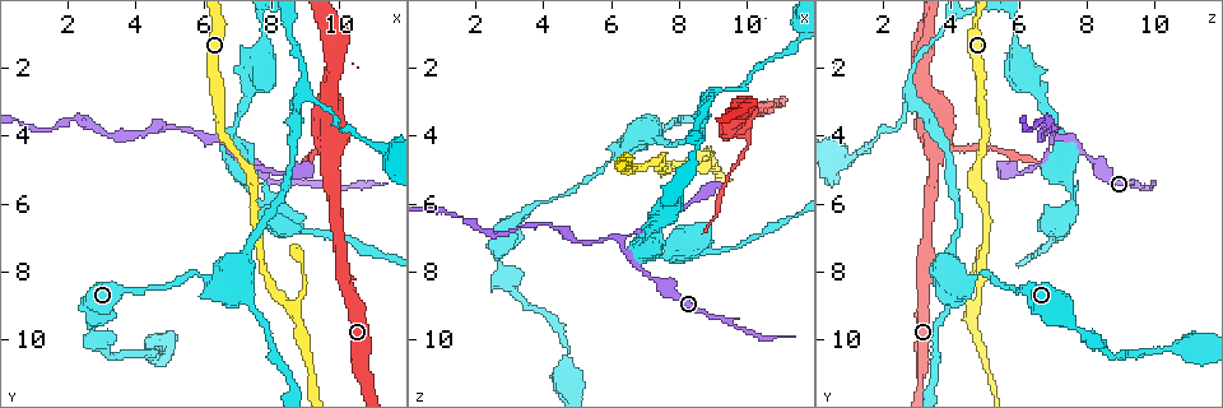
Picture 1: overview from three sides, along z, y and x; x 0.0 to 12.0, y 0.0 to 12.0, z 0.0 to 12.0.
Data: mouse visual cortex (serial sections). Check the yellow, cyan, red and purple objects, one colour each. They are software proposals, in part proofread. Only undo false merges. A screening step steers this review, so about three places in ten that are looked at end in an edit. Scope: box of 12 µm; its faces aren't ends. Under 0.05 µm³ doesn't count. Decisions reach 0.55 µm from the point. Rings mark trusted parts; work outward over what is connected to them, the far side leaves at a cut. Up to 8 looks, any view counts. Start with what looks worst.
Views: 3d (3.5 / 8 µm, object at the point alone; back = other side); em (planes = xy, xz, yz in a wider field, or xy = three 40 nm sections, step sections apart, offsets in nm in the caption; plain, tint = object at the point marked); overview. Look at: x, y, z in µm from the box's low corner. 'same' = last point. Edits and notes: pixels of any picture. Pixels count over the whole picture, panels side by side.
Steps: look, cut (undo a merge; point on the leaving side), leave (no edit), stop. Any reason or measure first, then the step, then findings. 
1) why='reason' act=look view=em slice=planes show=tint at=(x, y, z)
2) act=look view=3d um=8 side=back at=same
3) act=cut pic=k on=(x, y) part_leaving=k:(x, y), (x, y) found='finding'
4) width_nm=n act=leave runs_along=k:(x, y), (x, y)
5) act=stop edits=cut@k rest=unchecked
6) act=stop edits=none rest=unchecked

why='arms part here' act=look view=3d um=3.5 at=(8.8, 2.9, 2.8)

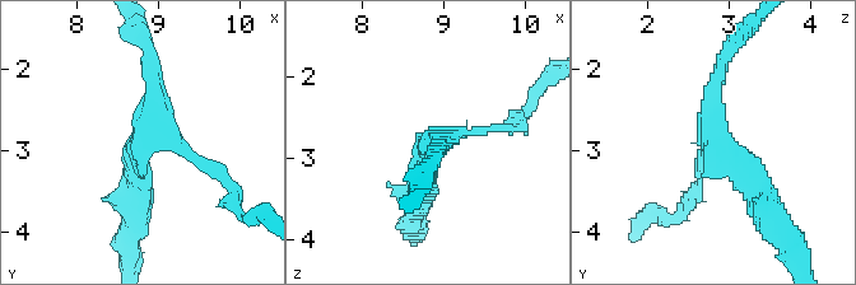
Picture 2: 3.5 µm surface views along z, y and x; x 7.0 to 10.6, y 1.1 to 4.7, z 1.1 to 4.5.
act=leave found='all the same cell'

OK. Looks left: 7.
why='sudden change in width' act=look view=3d um=3.5 at=(9.0, 6.8, 7.3)

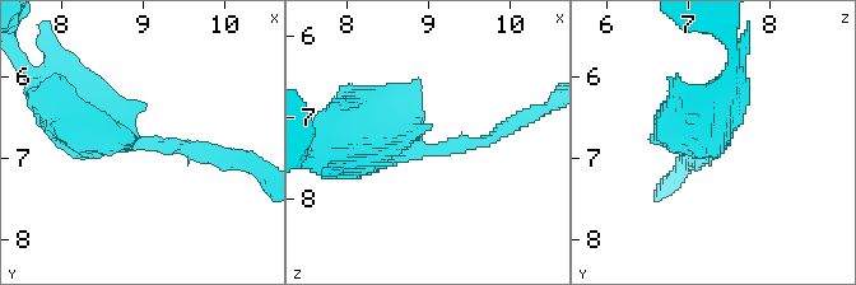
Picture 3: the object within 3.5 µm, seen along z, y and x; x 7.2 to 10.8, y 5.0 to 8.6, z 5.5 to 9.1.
arm_widths_nm=150,600 act=look view=em slice=planes show=tint at=(9.05, 6.85, 7.35)

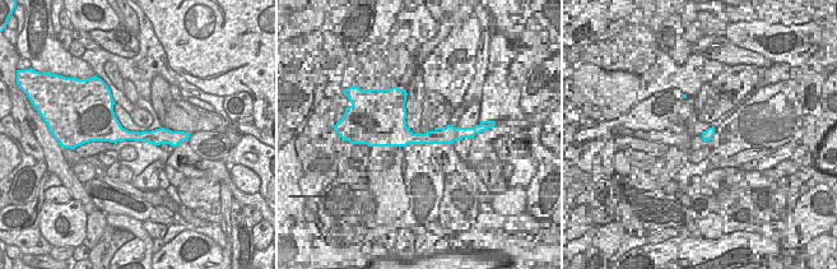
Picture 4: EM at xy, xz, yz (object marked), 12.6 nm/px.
width_nm=240 act=leave runs_along=3:(71, 113), (224, 160) found='one cell here'

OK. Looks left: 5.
why='a fork' act=look view=3d um=3.5 at=(6.2, 4.1, 7.1)

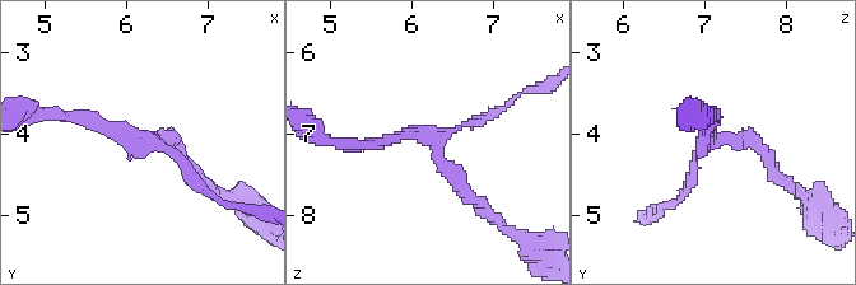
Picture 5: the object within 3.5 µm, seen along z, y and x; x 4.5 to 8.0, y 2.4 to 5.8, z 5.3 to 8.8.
arm_widths_nm=150,150,150 act=leave runs_along=5:(475, 201), (424, 135), (354, 145) found='one cell here'

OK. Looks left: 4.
act=stop edits=none rest=unchecked

